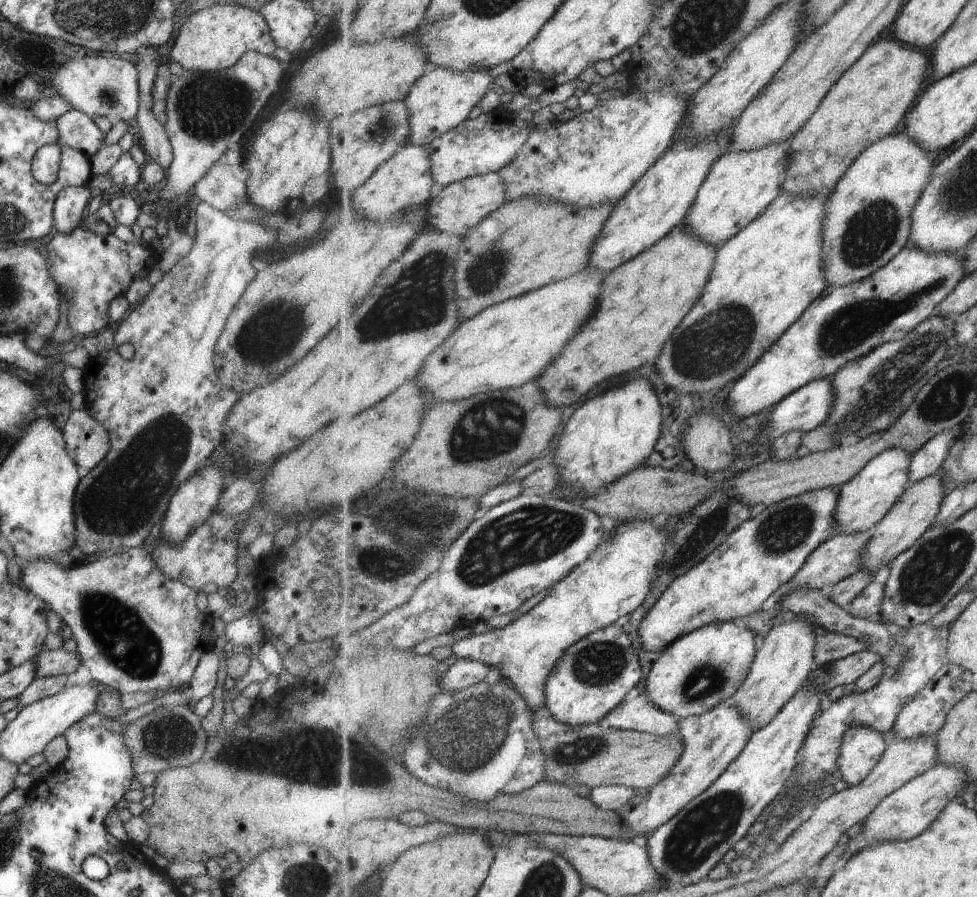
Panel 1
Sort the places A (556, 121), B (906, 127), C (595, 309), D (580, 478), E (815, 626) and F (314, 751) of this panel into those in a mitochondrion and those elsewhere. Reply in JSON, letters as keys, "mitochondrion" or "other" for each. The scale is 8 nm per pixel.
{"A":"other","B":"other","C":"other","D":"other","E":"other","F":"mitochondrion"}

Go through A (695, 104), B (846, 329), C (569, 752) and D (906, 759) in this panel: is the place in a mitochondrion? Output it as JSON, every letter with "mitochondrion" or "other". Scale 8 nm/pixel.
{"A":"other","B":"mitochondrion","C":"mitochondrion","D":"other"}

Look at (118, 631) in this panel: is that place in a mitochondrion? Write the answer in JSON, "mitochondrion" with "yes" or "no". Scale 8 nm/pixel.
{"mitochondrion":"yes"}

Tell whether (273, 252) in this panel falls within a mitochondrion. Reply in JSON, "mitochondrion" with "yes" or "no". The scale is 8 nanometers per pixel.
{"mitochondrion":"no"}

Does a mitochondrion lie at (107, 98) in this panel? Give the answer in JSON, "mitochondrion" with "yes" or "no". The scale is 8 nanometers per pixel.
{"mitochondrion":"yes"}

